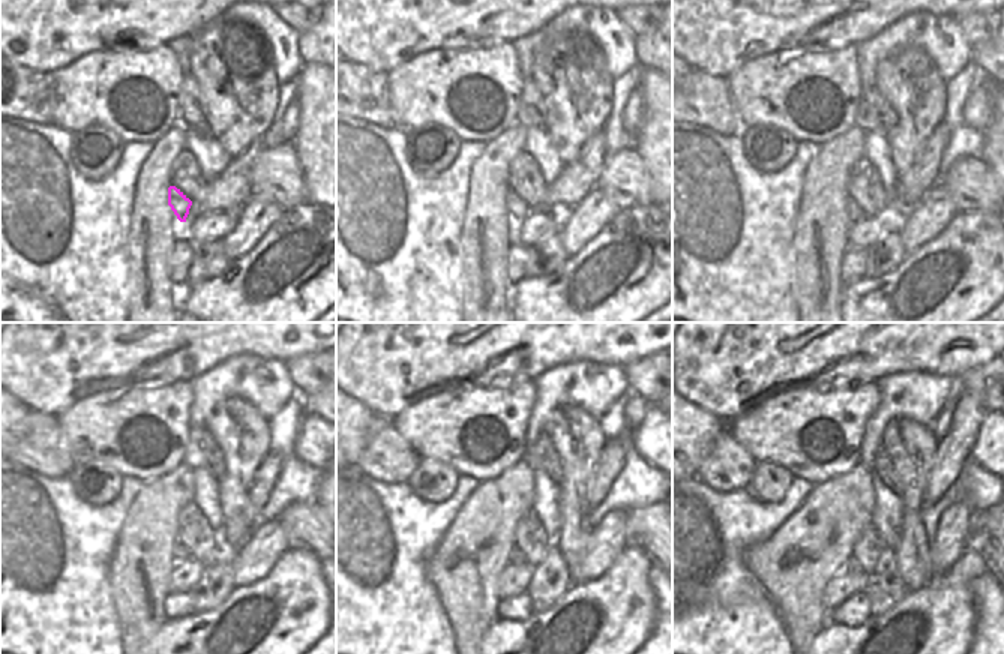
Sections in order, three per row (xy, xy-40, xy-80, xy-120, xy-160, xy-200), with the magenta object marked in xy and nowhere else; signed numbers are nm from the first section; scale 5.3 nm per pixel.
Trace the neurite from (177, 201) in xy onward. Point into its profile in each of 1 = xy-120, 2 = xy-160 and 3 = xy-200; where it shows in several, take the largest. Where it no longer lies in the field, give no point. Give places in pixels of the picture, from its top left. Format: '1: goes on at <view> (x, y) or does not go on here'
1: goes on at xy-120 (179, 552)
2: goes on at xy-160 (517, 557)
3: goes on at xy-200 (850, 567)

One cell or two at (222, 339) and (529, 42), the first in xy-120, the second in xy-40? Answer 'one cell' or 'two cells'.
two cells

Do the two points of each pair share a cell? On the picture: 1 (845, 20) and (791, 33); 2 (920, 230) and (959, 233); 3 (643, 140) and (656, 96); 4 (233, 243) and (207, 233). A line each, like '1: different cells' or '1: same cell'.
1: same cell
2: different cells
3: same cell
4: different cells

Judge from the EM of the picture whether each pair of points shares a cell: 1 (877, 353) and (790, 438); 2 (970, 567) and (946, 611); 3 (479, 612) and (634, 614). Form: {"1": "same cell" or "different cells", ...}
{"1": "different cells", "2": "same cell", "3": "different cells"}

